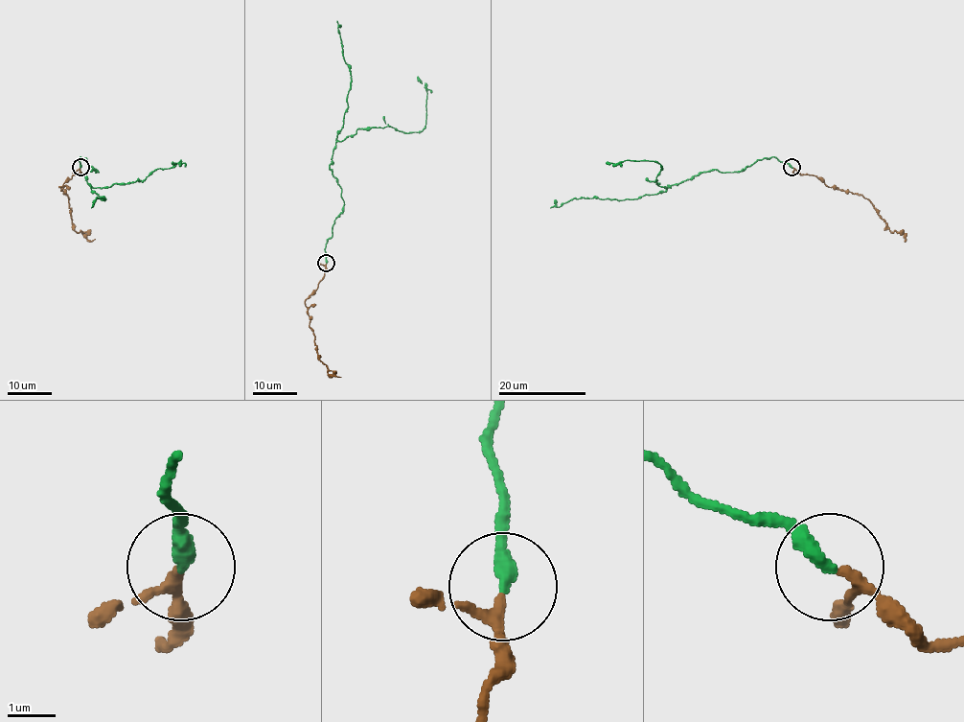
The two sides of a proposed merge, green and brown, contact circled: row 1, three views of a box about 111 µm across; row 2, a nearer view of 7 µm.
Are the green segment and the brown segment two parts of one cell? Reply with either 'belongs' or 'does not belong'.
belongs

